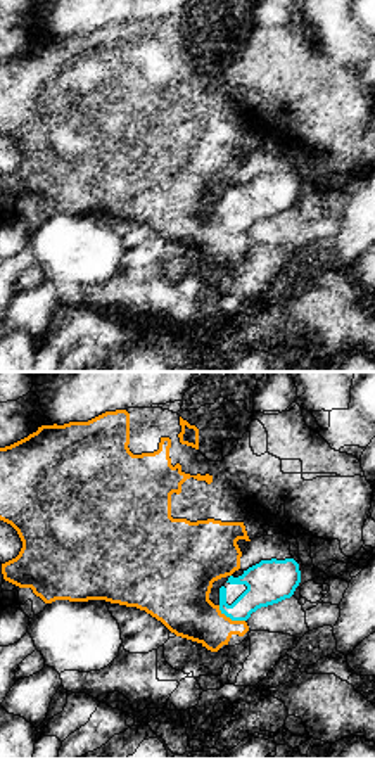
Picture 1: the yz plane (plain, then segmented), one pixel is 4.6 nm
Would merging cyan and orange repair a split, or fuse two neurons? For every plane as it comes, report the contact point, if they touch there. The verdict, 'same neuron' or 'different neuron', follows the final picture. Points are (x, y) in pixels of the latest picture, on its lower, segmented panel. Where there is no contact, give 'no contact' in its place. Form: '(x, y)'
(230, 618)

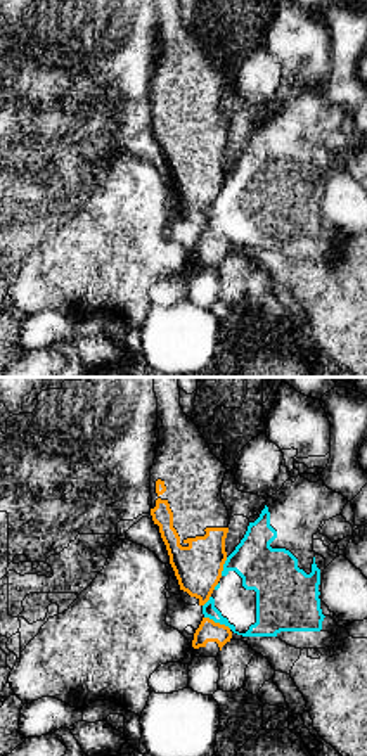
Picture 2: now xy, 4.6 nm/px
(218, 621)

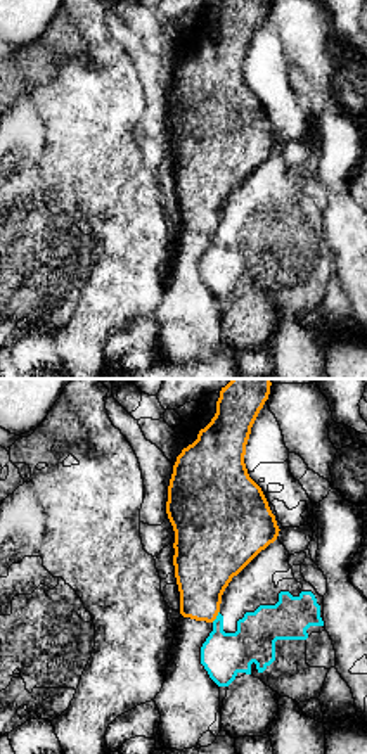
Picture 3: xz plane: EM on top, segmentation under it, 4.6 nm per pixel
(217, 616)

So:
different neuron

